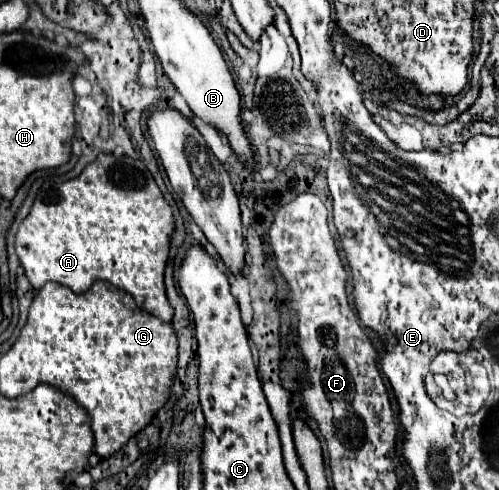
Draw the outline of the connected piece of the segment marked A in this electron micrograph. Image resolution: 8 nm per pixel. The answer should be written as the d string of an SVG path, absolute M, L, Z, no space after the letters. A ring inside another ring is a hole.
M100 154L98 160L88 164L78 178L54 184L38 194L30 214L18 228L16 254L26 270L30 284L36 290L46 282L58 282L80 294L90 290L96 280L106 280L132 294L142 310L154 314L164 322L170 322L174 310L166 298L164 270L168 262L172 232L172 208L164 200L144 162L130 156L114 158L112 154Z

